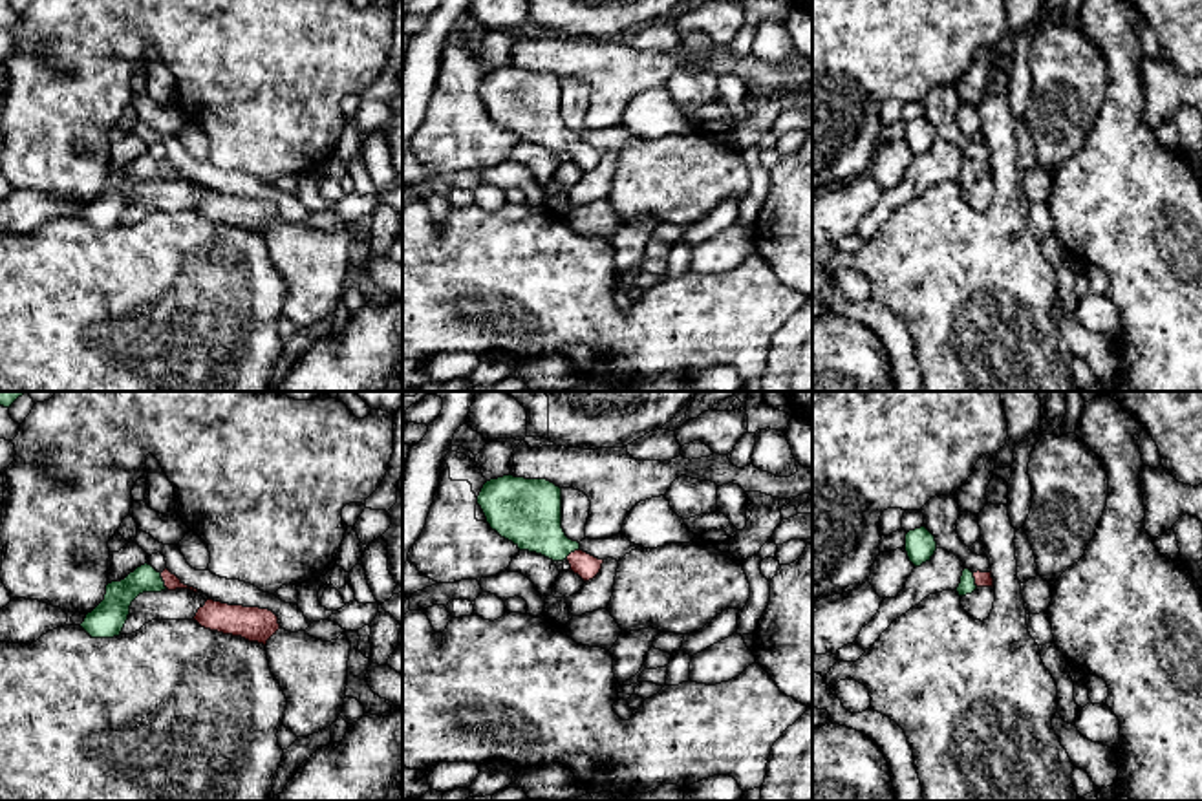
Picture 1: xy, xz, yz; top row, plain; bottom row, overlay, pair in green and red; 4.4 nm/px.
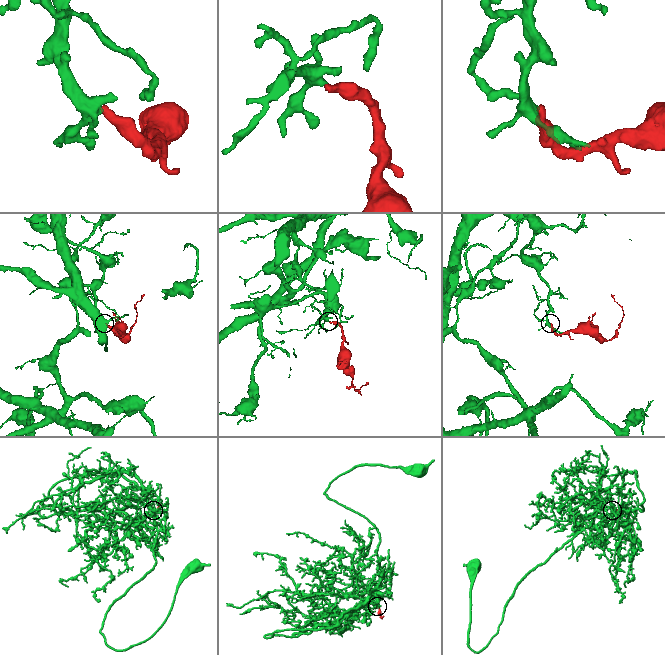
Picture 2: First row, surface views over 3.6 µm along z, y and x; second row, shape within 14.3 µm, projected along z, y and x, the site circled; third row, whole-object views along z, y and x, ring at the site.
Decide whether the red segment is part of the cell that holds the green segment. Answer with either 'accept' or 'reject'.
accept

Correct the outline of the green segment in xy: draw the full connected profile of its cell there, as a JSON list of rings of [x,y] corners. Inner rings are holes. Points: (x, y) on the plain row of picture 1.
[[[145,154],[124,170],[108,174],[104,190],[86,205],[80,218],[91,229],[119,227],[128,210],[132,192],[143,183],[161,183],[165,179],[190,179],[198,183],[198,179],[185,176],[168,159],[157,163],[152,155]]]

